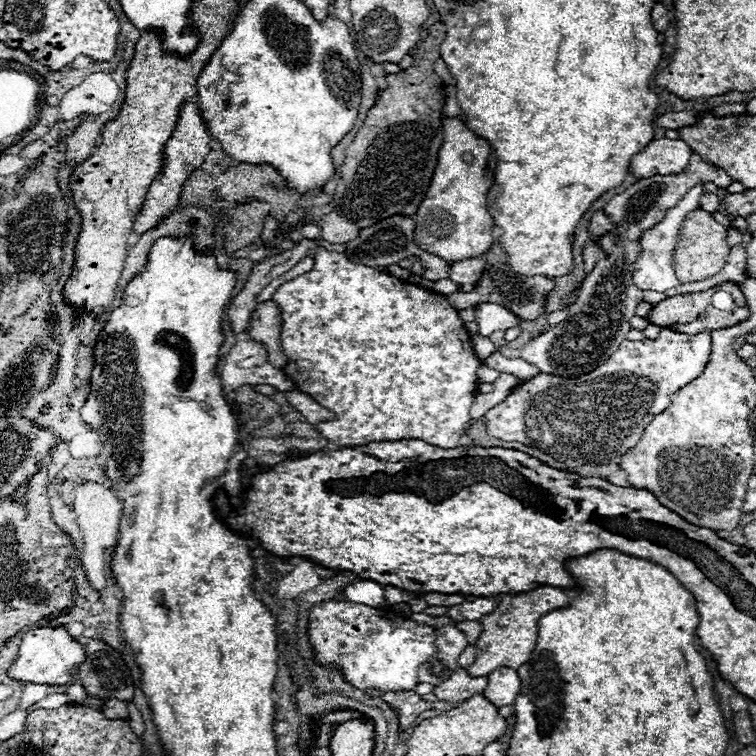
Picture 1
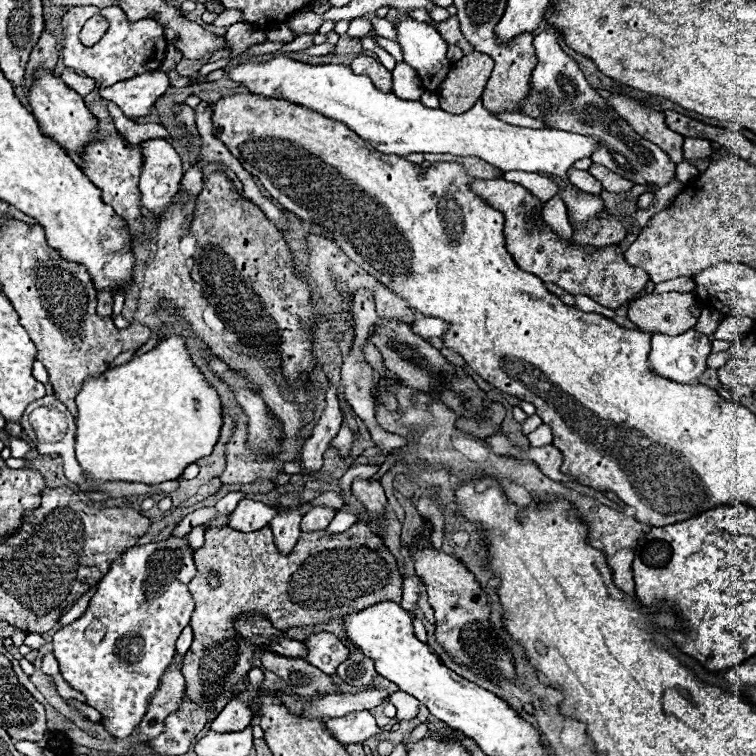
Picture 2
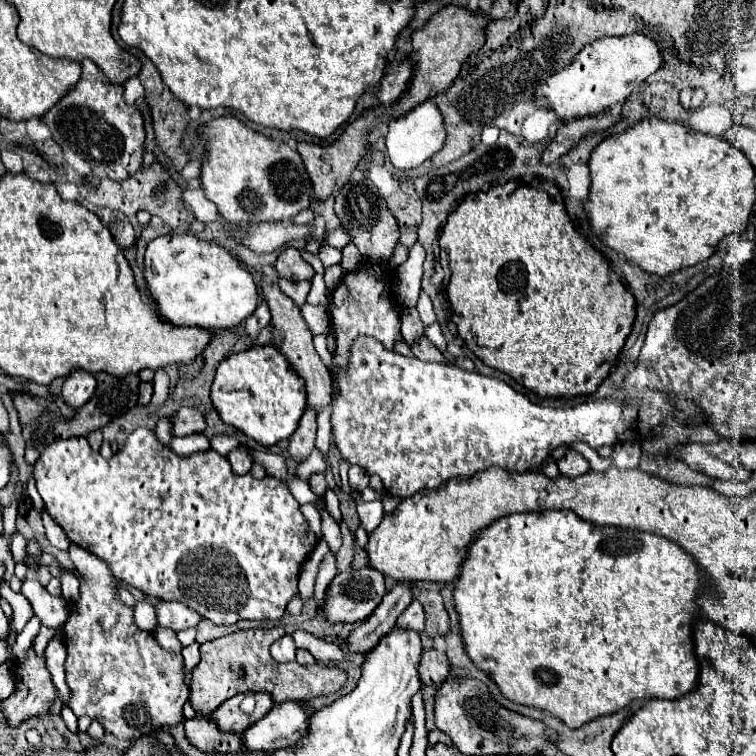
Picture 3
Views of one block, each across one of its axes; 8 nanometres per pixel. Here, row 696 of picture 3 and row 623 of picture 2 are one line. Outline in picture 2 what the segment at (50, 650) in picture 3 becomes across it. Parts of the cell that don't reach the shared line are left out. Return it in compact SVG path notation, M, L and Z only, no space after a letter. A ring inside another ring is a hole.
M92 586L92 590L88 590L84 596L80 596L80 600L60 618L60 624L68 626L72 620L76 620L80 614L84 614L84 610L86 610L86 606L88 606L88 600L92 598L92 592L96 592L96 586Z

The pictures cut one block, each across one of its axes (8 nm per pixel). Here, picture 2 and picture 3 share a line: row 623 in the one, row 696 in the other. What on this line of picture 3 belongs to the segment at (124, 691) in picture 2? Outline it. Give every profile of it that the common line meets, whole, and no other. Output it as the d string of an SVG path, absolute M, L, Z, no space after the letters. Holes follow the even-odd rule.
M72 544L70 558L74 568L84 576L86 582L80 584L80 600L70 606L70 616L64 624L64 642L66 642L66 682L72 690L72 698L68 706L72 712L80 716L90 716L98 720L106 732L116 738L138 740L144 734L154 730L176 726L184 720L182 706L190 698L190 688L184 682L184 658L178 652L164 650L150 632L140 630L132 620L132 608L124 606L116 596L116 582L112 572L100 558L90 554L88 550Z

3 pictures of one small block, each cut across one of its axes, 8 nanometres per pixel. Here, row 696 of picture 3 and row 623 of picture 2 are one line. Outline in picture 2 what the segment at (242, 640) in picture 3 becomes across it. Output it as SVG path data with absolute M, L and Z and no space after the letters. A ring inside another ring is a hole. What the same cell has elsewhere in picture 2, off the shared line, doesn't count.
M356 522L354 526L350 526L346 532L336 532L336 534L330 534L326 530L320 530L320 532L300 532L300 538L296 542L296 546L292 548L292 552L288 552L288 556L282 556L282 552L276 548L274 544L274 536L272 536L272 530L268 526L264 526L262 530L256 530L256 532L238 532L234 528L208 528L206 534L204 534L204 546L198 548L194 552L194 562L196 562L196 578L190 582L190 592L194 596L194 602L196 602L196 608L192 612L192 618L190 618L190 626L194 630L194 642L190 646L190 650L186 652L184 660L182 660L182 676L186 678L186 694L192 702L200 704L200 702L214 702L214 708L216 708L216 714L234 698L234 690L238 690L240 682L242 682L242 676L248 674L250 670L250 660L254 658L254 652L256 652L256 646L250 644L248 640L240 638L234 630L232 630L232 620L240 614L240 612L258 612L258 614L264 614L264 618L268 618L272 622L272 626L280 632L286 632L288 628L298 628L298 626L310 626L310 624L318 624L318 622L328 622L328 620L334 620L334 618L342 618L346 614L352 614L352 612L358 612L358 610L364 610L372 604L378 604L378 602L386 602L386 600L392 600L392 602L400 602L402 600L402 574L398 570L398 564L396 564L396 558L388 552L388 548L384 546L382 542L382 528L380 526L370 526L370 522ZM208 572L216 572L218 578L220 578L220 586L218 588L210 588L208 586Z

